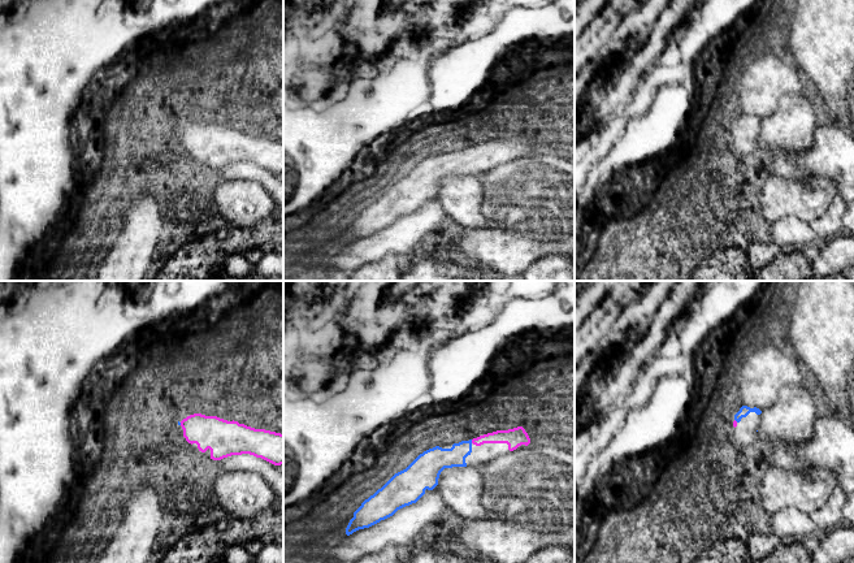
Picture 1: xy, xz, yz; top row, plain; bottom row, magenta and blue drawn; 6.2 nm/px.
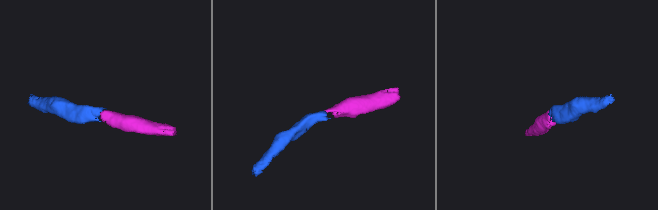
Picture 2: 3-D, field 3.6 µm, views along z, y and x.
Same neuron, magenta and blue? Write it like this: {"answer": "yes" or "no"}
{"answer": "yes"}

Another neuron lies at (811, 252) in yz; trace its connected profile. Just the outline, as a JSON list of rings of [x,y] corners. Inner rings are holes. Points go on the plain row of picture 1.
[[[790,244],[790,246],[785,246],[781,248],[784,252],[793,252],[793,251],[799,251],[802,252],[810,261],[814,261],[818,259],[819,256],[819,248],[815,247],[814,244],[809,244],[809,246],[796,246],[796,244]]]

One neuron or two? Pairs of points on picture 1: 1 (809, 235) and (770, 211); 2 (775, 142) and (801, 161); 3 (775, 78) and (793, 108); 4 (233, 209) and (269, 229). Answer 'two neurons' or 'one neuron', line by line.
1: two neurons
2: two neurons
3: two neurons
4: two neurons

